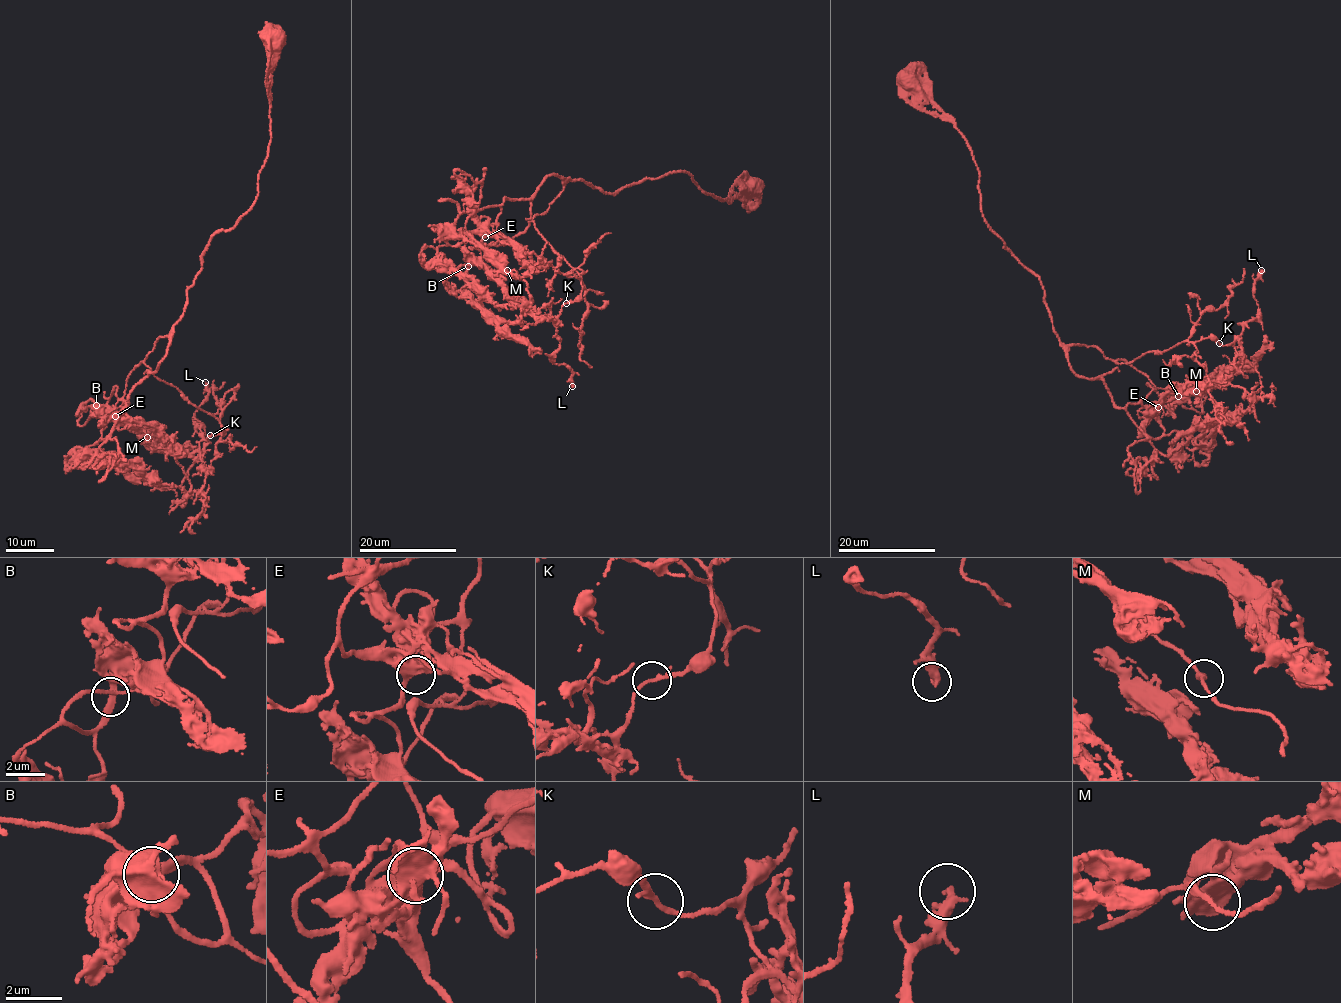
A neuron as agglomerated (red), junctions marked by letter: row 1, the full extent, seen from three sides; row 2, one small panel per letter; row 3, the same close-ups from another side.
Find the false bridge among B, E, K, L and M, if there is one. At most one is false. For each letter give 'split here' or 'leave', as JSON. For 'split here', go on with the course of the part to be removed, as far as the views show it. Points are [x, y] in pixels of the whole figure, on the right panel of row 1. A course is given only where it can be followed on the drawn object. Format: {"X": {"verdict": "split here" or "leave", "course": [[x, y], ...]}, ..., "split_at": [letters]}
{"B": {"verdict": "leave"}, "E": {"verdict": "leave"}, "K": {"verdict": "leave"}, "L": {"verdict": "leave"}, "M": {"verdict": "leave"}, "split_at": []}

